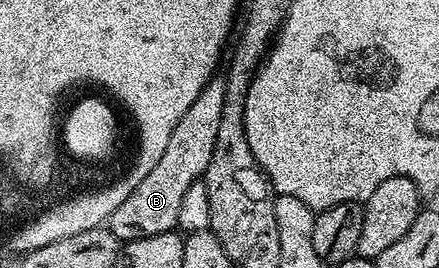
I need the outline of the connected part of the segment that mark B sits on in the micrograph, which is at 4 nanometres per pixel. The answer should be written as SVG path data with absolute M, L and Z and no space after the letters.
M214 77L208 85L195 97L195 101L187 108L187 113L179 117L179 125L175 125L171 137L167 140L167 149L163 149L163 157L135 185L131 197L111 213L108 229L122 244L135 241L139 237L155 237L159 233L167 233L177 227L179 204L187 189L204 176L207 165L211 161L211 153L215 149L215 137L219 137L219 117L223 115L225 104L224 78Z

